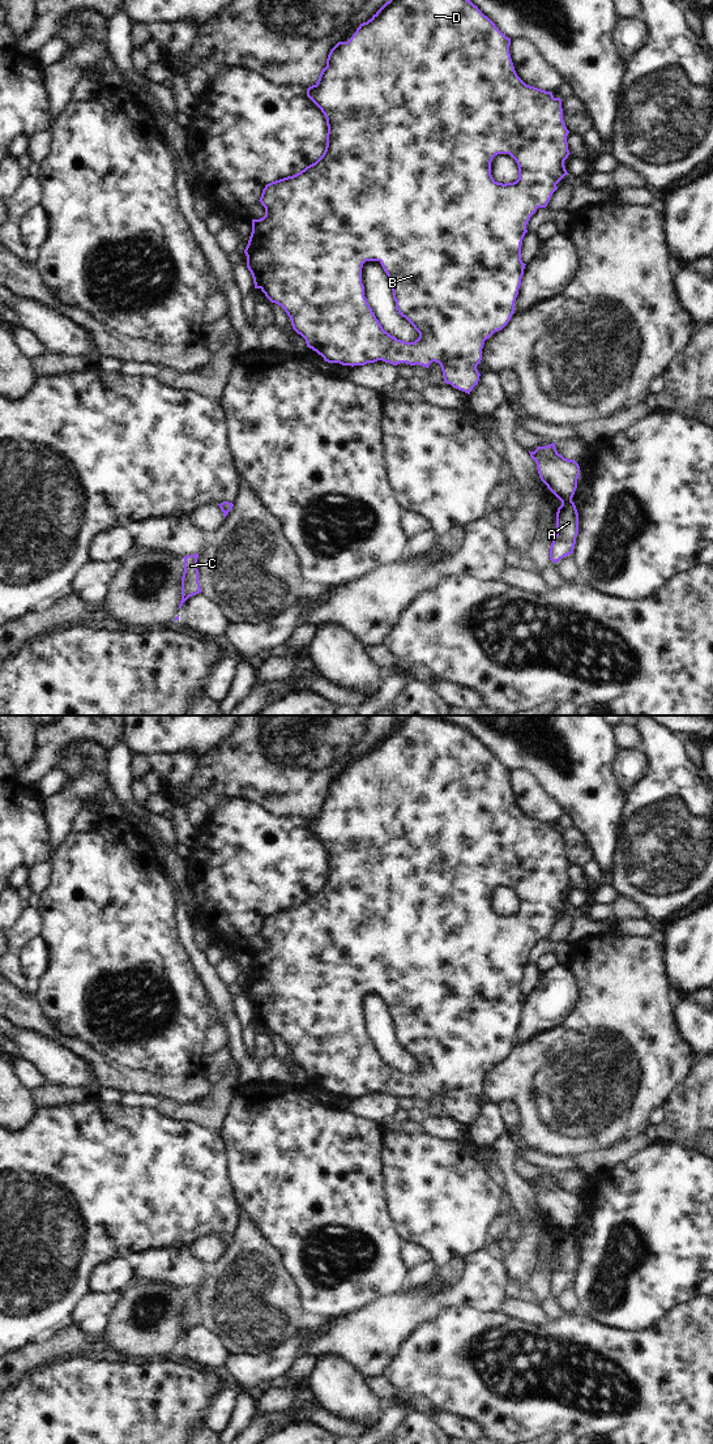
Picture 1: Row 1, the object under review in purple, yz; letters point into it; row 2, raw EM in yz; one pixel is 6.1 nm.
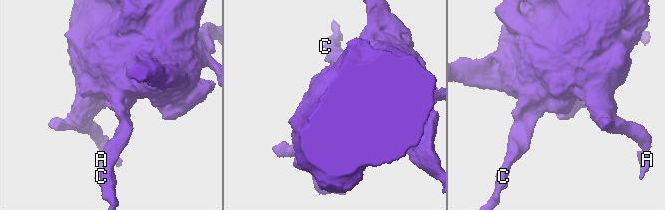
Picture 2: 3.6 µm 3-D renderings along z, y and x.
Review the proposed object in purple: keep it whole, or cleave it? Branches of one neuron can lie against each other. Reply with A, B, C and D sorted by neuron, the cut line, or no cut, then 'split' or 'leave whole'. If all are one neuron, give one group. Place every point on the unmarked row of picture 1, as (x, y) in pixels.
A / B C D | yz (571, 1230), (562, 1233) | split

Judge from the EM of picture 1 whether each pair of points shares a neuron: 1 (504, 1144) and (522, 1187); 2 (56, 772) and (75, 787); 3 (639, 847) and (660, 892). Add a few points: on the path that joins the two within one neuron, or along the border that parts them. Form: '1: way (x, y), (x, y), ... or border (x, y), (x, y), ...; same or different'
1: way (506, 1154), (506, 1166), (512, 1177); same
2: border (68, 768), (64, 784), (45, 799); different
3: way (649, 858), (660, 868), (660, 881); same

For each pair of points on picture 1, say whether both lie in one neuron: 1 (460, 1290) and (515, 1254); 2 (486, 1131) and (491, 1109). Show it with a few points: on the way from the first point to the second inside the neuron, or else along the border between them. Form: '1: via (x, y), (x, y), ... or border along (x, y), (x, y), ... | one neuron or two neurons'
1: border along (500, 1260), (507, 1274) | two neurons
2: via (487, 1126), (489, 1114) | one neuron

